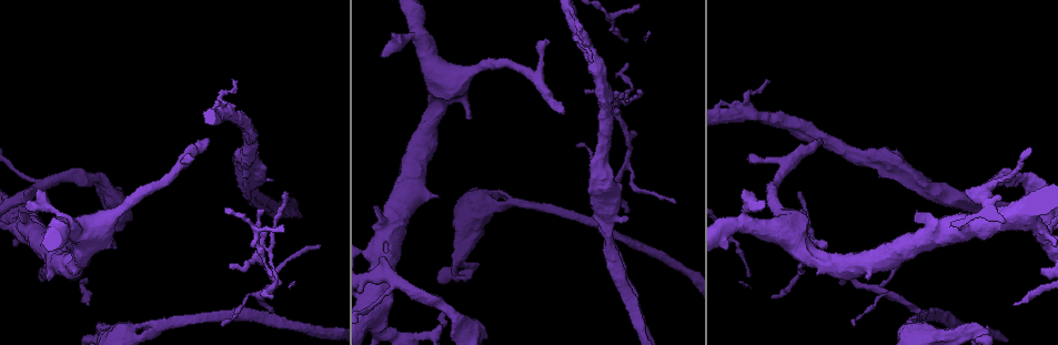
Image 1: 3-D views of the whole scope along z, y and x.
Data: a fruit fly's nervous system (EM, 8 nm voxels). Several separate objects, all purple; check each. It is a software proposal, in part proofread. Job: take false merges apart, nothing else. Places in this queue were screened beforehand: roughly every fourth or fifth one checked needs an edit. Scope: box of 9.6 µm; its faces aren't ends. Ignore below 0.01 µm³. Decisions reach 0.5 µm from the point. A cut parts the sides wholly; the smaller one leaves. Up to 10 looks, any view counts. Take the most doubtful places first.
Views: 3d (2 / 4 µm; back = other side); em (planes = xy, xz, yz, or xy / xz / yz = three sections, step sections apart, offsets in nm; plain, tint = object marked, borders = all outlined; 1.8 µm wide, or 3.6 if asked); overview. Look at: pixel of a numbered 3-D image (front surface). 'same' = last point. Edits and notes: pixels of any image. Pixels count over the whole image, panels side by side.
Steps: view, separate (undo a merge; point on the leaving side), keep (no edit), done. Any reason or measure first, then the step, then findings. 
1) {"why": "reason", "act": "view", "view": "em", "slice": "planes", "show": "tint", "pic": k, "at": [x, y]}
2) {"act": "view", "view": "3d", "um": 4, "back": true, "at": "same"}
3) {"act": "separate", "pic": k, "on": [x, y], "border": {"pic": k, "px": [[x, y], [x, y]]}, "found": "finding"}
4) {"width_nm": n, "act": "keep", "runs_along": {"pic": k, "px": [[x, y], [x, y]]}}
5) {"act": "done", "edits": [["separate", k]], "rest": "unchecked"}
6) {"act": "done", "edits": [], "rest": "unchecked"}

{"why": "sharp bend", "act": "view", "view": "3d", "um": 2, "pic": 1, "at": [622, 100]}

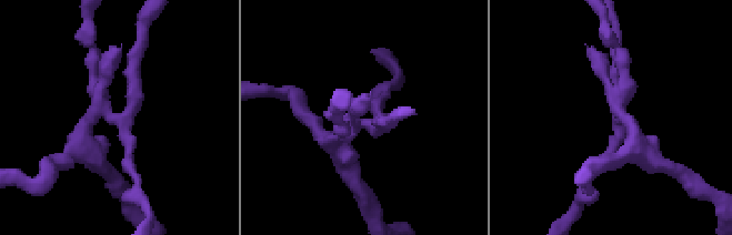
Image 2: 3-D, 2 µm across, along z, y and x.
{"why": "need the tissue", "act": "view", "view": "em", "slice": "xy", "step": 4, "show": "tint", "pic": 2, "at": [350, 122]}

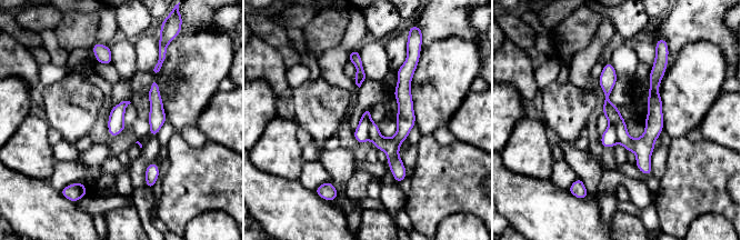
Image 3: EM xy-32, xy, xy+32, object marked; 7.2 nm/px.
{"why": "cut it another way", "act": "view", "view": "em", "slice": "planes", "show": "tint", "at": "same"}

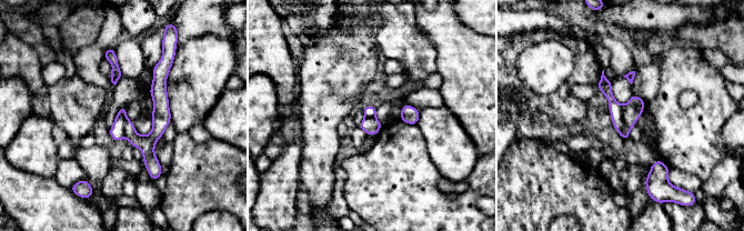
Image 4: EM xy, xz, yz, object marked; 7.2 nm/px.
{"act": "separate", "pic": 4, "on": [633, 109], "border": {"pic": 4, "px": [[622, 107], [622, 131], [627, 136]]}, "found": "a second cell is stuck on"}

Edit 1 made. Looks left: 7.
{"why": "thick turns thin", "act": "view", "view": "3d", "um": 4, "pic": 1, "at": [13, 220]}

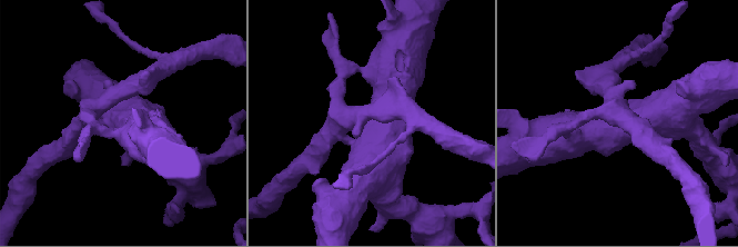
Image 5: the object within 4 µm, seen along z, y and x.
{"act": "view", "view": "em", "um": 3.6, "slice": "yz", "step": 16, "show": "borders", "pic": 5, "at": [374, 134]}

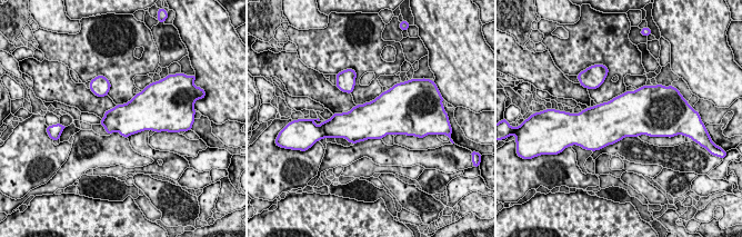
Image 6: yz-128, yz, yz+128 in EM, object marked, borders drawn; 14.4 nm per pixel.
{"act": "separate", "pic": 6, "on": [661, 107], "found": "a second cell is stuck on"}

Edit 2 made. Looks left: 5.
{"why": "redraw", "act": "view", "view": "overview"}

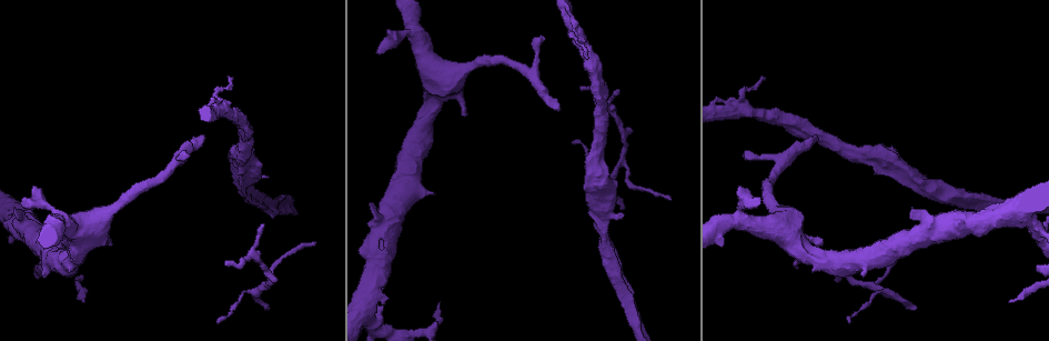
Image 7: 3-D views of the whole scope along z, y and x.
{"why": "thick turns thin", "act": "view", "view": "em", "slice": "planes", "show": "plain", "pic": 7, "at": [221, 107]}

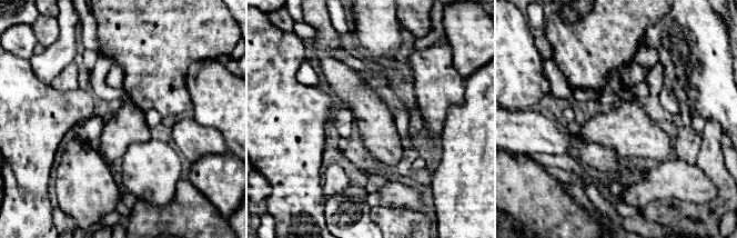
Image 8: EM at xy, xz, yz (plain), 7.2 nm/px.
{"why": "with the object marked", "act": "view", "view": "em", "slice": "planes", "show": "tint", "at": "same"}

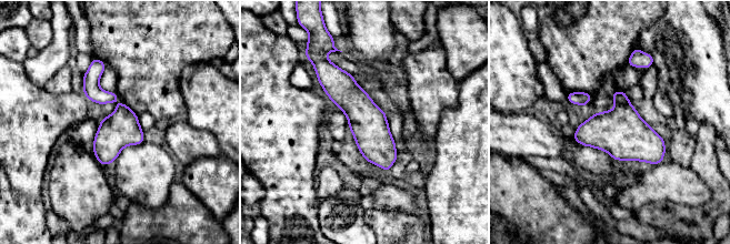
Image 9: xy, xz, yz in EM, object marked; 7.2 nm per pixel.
{"act": "keep", "found": "one cell here"}

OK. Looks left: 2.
{"act": "done", "edits": [["separate", 4], ["separate", 6]], "rest": "unchecked"}

